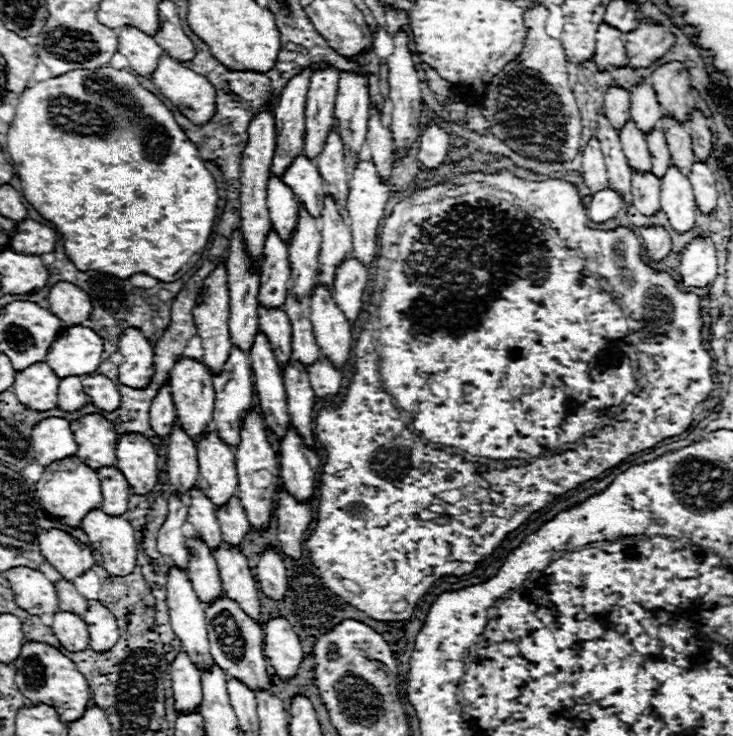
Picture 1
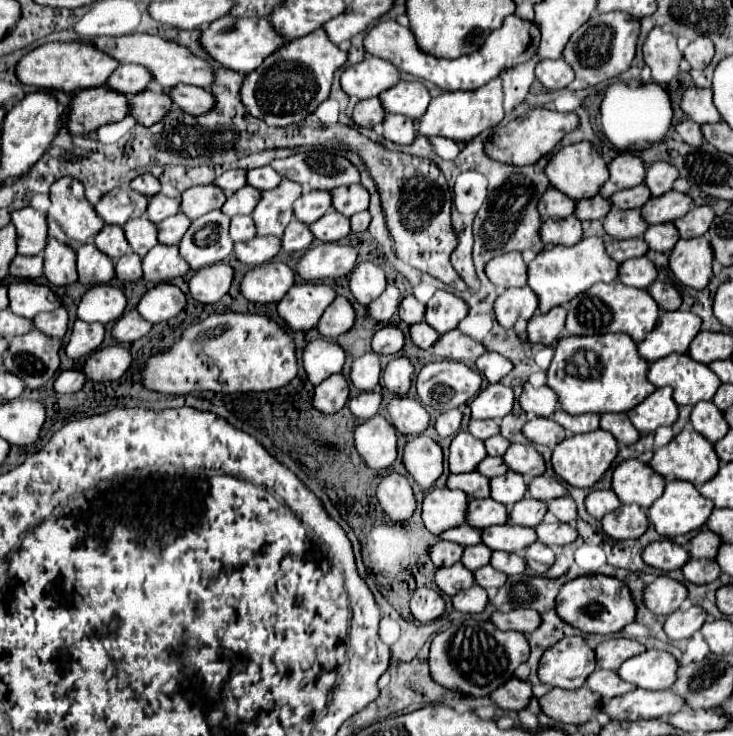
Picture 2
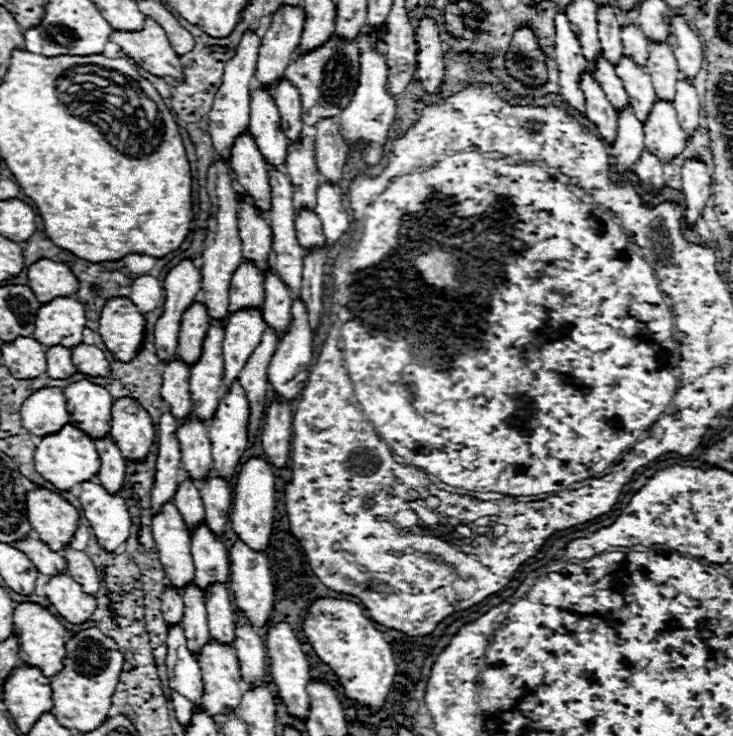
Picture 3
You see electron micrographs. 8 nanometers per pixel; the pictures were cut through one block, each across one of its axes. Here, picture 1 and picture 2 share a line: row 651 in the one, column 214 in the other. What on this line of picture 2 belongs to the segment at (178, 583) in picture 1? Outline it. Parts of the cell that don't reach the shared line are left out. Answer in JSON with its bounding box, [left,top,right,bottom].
[182,184,226,220]

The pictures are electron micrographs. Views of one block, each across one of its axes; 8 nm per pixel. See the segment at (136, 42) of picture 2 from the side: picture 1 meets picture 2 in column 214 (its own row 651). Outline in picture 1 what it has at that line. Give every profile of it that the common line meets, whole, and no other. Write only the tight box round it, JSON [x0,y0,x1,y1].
[52,612,88,650]

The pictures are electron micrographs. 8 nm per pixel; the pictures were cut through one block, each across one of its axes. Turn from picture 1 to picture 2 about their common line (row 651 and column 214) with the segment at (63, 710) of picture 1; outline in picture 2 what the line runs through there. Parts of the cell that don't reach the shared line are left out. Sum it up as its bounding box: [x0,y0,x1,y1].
[202,16,284,74]

